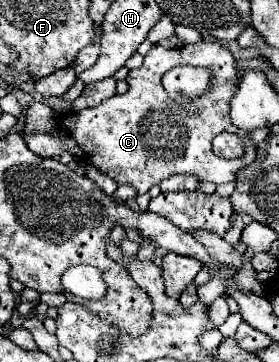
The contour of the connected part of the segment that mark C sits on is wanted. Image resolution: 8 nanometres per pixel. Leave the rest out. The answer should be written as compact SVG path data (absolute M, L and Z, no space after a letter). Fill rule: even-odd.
M200 41L176 49L152 45L148 55L144 57L144 65L128 73L128 85L130 87L124 95L114 95L96 107L88 107L80 113L74 111L66 115L66 119L62 119L60 123L60 131L56 131L54 135L34 135L26 131L20 131L20 135L24 137L28 149L36 155L60 157L62 151L58 153L58 139L64 141L66 133L76 141L90 165L98 167L116 183L128 183L136 187L138 193L146 193L152 185L158 185L162 179L174 173L192 173L200 181L228 183L236 179L238 169L250 165L256 159L256 143L252 139L246 141L246 153L240 159L218 159L212 153L212 139L218 133L230 131L244 137L242 133L238 133L240 129L234 127L230 119L230 101L238 89L238 67L236 59L222 43ZM180 65L208 67L212 71L210 88L201 96L193 98L195 106L200 111L196 117L186 115L182 107L168 99L160 85L162 75Z

